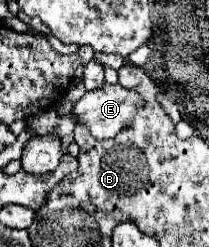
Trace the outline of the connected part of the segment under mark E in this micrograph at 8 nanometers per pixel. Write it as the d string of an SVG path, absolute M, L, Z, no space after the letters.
M106 83L100 89L88 91L72 109L78 123L88 125L96 139L116 137L128 127L142 107L142 97L134 89Z

